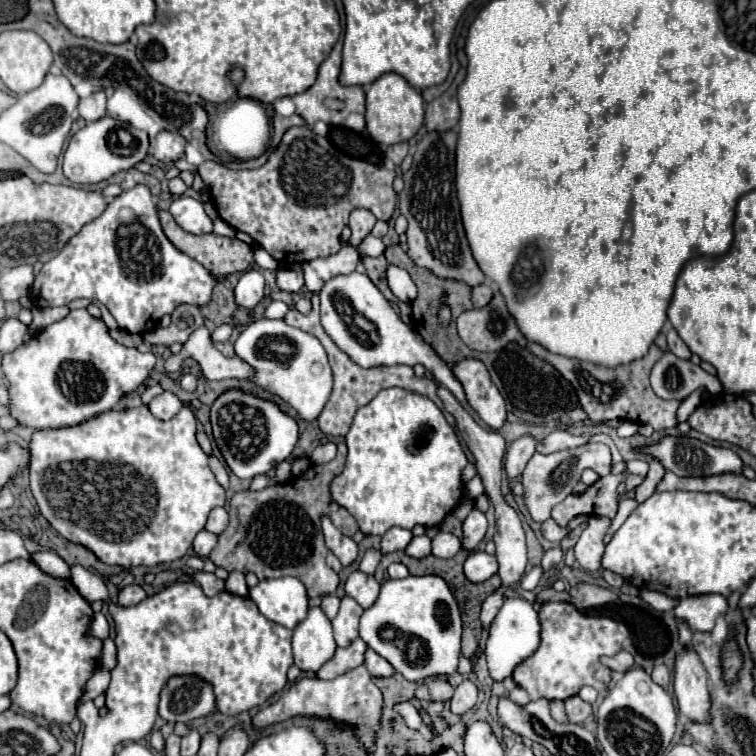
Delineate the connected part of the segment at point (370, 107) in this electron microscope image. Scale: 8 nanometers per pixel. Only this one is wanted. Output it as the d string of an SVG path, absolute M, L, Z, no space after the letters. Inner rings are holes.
M382 74L366 90L366 130L378 144L396 144L410 140L424 122L424 100L400 74Z

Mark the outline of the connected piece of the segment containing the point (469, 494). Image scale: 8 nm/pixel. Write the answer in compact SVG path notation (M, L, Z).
M474 476L468 484L466 484L466 498L476 498L476 496L480 496L480 494L484 494L484 488L482 488L482 480L480 480L480 476Z

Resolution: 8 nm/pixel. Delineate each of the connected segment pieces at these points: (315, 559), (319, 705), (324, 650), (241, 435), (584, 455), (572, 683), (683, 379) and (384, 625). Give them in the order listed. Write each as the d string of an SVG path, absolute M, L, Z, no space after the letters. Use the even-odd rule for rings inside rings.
M338 442L338 454L334 460L322 466L310 466L296 482L270 486L260 492L242 490L230 500L230 524L218 536L218 544L210 552L210 560L232 572L256 572L260 580L294 576L304 586L310 598L334 594L338 586L338 574L326 566L328 548L322 540L322 528L318 524L320 514L328 514L338 530L352 536L358 530L354 516L338 506L330 496L332 480L342 472L346 462L346 444Z
M358 666L348 670L346 674L340 674L332 680L320 680L320 678L300 678L296 680L288 692L284 692L276 702L262 708L252 724L256 730L262 730L274 722L284 722L292 716L322 716L322 718L334 718L336 722L350 724L358 738L374 750L374 732L380 724L380 710L382 710L382 694L378 686L372 682L370 672L366 666Z
M308 608L308 616L294 628L292 652L294 664L300 670L316 672L324 662L334 656L336 642L332 624L320 608Z
M228 390L214 402L212 430L228 468L240 480L252 480L258 474L270 472L292 454L298 442L298 424L294 418L280 412L274 402L254 398L240 390Z
M590 442L586 446L578 446L578 448L570 448L570 450L562 450L562 452L554 452L554 454L536 452L522 472L524 504L530 512L530 518L540 524L544 520L548 520L554 504L562 502L572 492L572 488L578 484L584 468L592 468L600 476L606 476L608 474L608 458L610 458L610 450L598 442Z
M544 602L540 606L540 624L542 642L538 650L512 674L514 682L528 692L530 700L566 700L576 696L582 686L592 686L598 692L608 688L612 670L604 664L604 658L612 658L622 650L630 634L626 624L606 616L586 616L570 602Z
M664 352L664 356L652 368L650 382L654 392L664 400L684 400L698 388L706 388L710 394L722 392L720 380L716 376L704 372L690 360L674 356L672 352Z
M408 576L382 582L376 602L360 618L360 638L384 656L406 680L422 680L436 674L456 674L460 658L462 620L444 580L438 576Z

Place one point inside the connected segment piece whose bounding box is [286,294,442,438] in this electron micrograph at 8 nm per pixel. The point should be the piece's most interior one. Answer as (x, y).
(353, 387)

